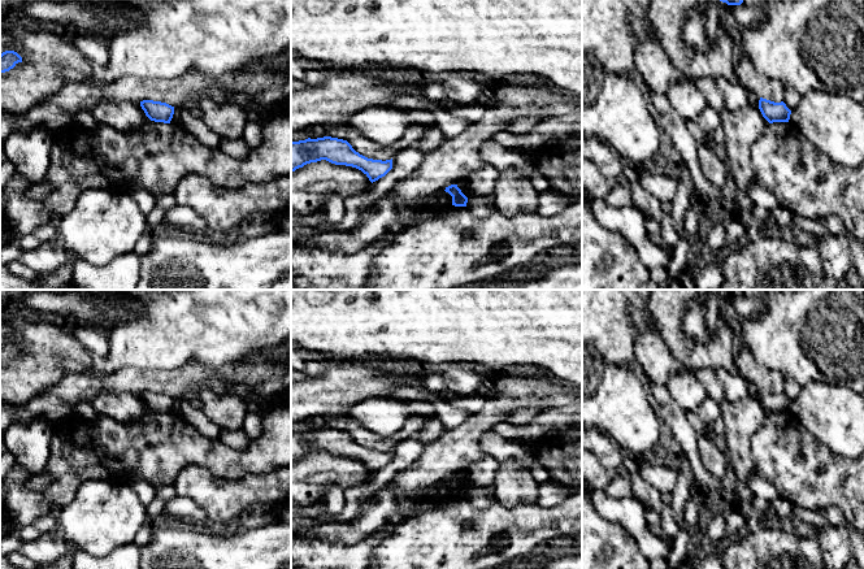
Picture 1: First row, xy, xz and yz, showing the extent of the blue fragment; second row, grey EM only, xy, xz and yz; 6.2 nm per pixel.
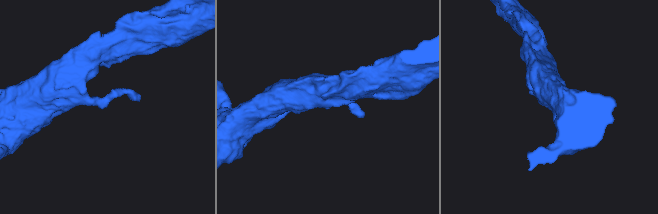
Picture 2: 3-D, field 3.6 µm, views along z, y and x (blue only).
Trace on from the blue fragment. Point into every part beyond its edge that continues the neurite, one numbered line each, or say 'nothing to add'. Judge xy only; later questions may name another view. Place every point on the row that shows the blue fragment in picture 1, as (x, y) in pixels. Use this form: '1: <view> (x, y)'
nothing to add

